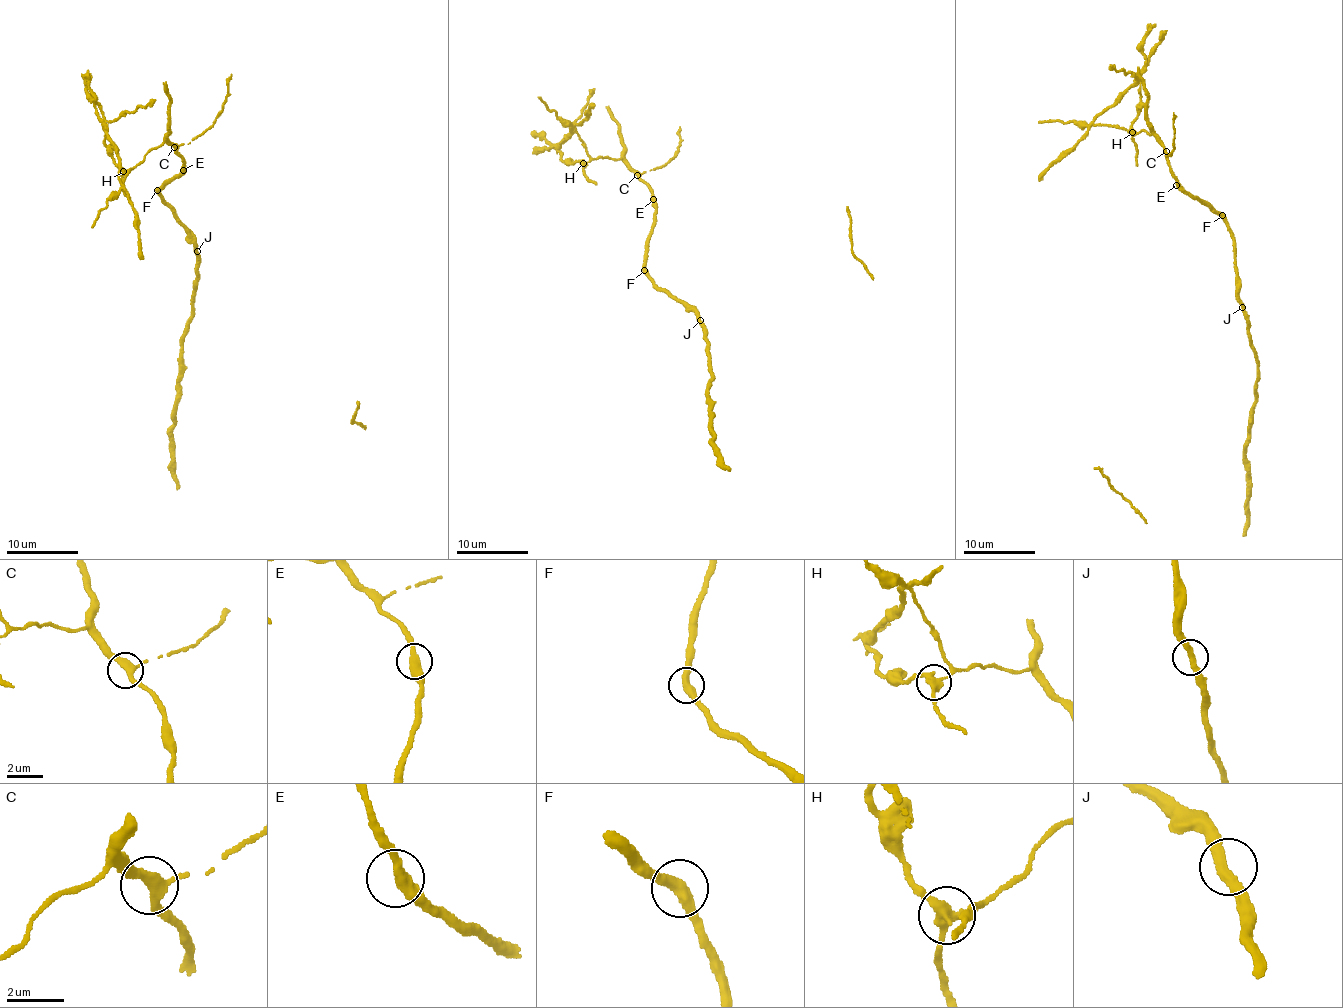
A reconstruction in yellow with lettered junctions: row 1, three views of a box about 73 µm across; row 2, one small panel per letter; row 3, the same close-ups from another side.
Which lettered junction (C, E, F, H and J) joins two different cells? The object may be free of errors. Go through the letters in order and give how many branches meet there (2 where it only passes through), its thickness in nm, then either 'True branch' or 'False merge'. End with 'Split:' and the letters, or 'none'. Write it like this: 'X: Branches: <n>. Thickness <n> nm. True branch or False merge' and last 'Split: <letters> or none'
C: Branches: 3. Thickness 300 nm. True branch
E: Branches: 2. Thickness 420 nm. True branch
F: Branches: 2. Thickness 400 nm. True branch
H: Branches: 3. Thickness 320 nm. False merge
J: Branches: 2. Thickness 340 nm. True branch
Split: H

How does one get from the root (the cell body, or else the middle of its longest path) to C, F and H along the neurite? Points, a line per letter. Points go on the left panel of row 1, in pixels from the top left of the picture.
C: (195, 250), (194, 236), (177, 217), (175, 209), (165, 202), (159, 190), (182, 173), (183, 160), (174, 147)
F: (195, 250), (194, 236), (157, 190)
H: (195, 250), (194, 236), (159, 190), (182, 173), (176, 146), (165, 142), (150, 148), (124, 172)

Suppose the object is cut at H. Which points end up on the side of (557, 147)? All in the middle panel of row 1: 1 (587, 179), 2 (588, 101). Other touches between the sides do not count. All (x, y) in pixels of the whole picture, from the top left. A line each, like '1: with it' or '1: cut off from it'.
1: with it
2: with it

